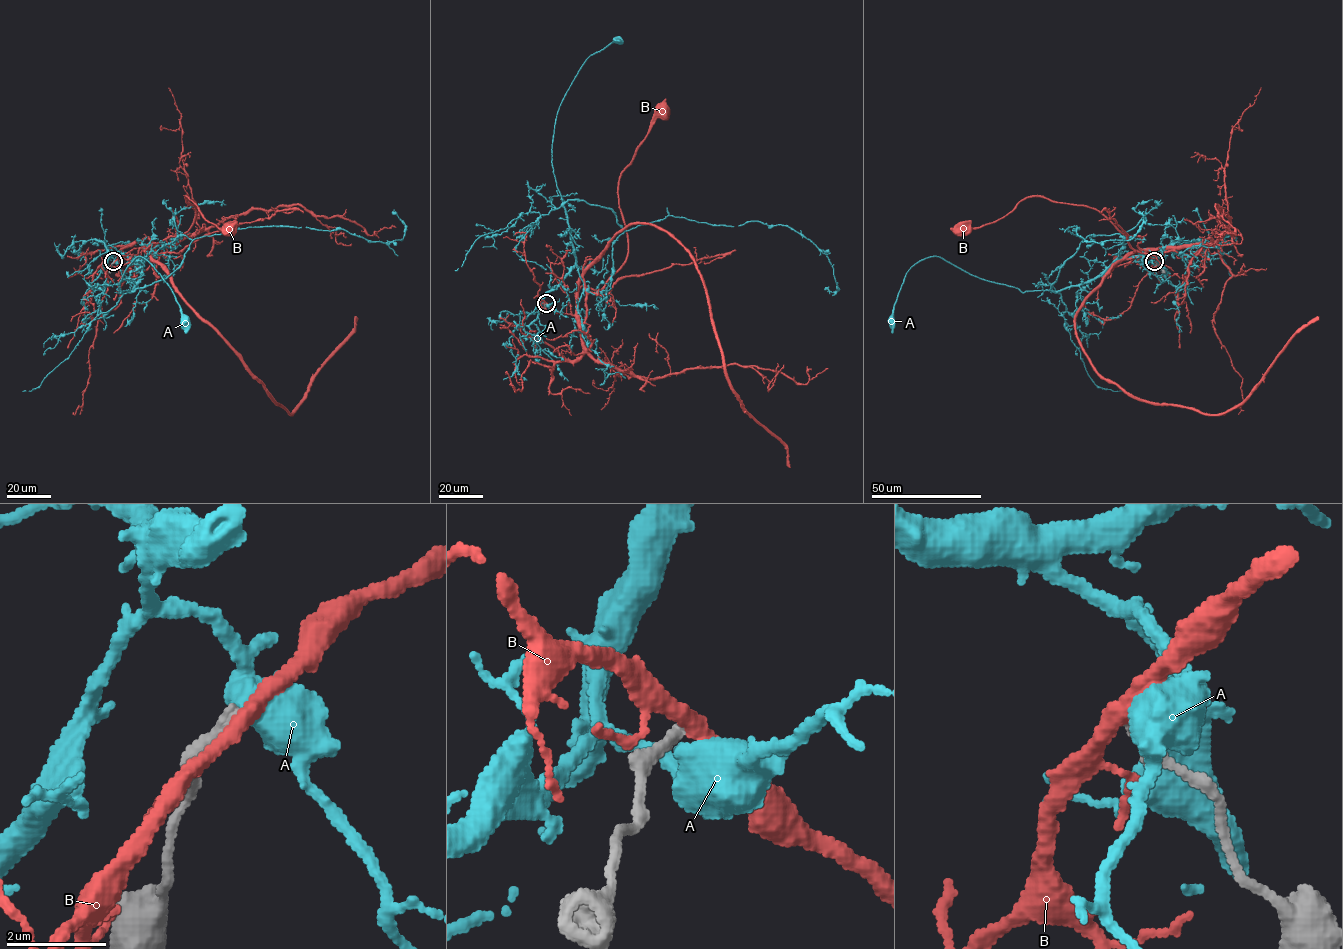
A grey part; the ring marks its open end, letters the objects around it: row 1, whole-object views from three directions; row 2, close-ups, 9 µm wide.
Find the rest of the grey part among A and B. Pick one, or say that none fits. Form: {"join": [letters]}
{"join": []}

